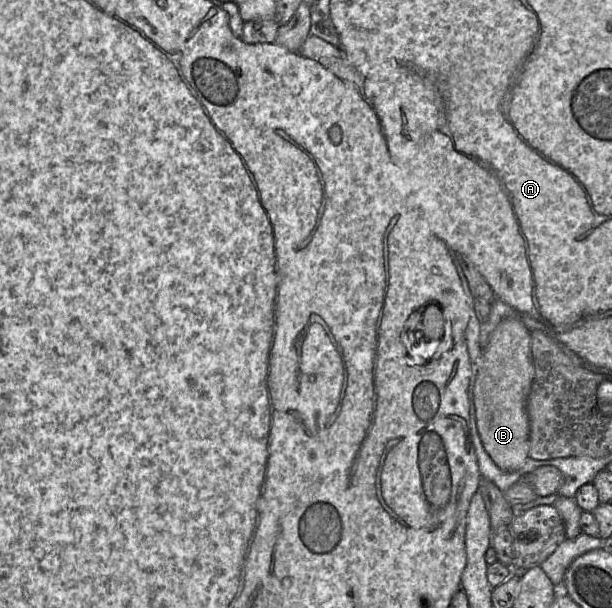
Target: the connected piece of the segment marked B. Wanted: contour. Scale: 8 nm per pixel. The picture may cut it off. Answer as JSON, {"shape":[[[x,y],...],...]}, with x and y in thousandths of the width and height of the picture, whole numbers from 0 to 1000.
{"shape":[[[822,525],[801,551],[792,572],[784,574],[781,612],[775,635],[775,671],[781,714],[794,743],[825,776],[851,770],[864,753],[866,699],[861,676],[863,651],[874,617],[868,582],[868,548],[845,525]]]}

